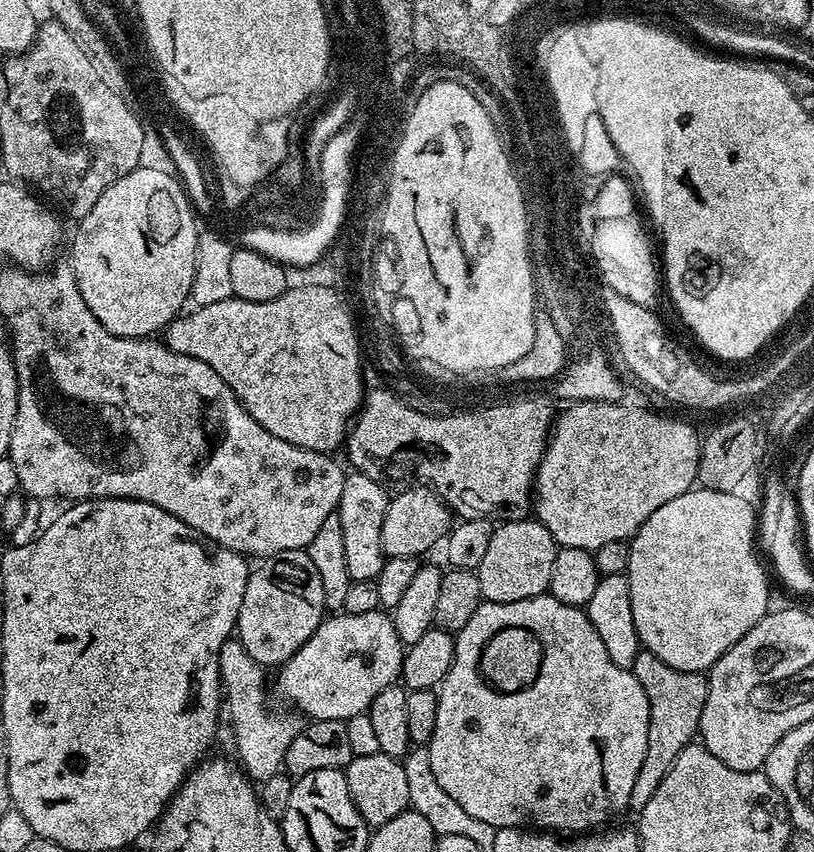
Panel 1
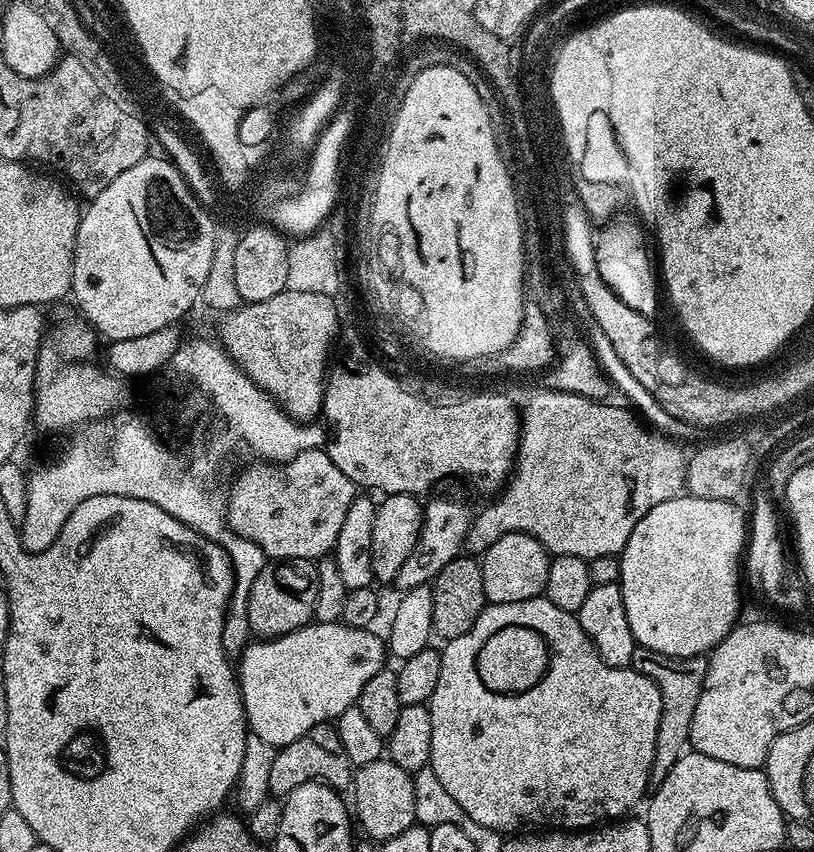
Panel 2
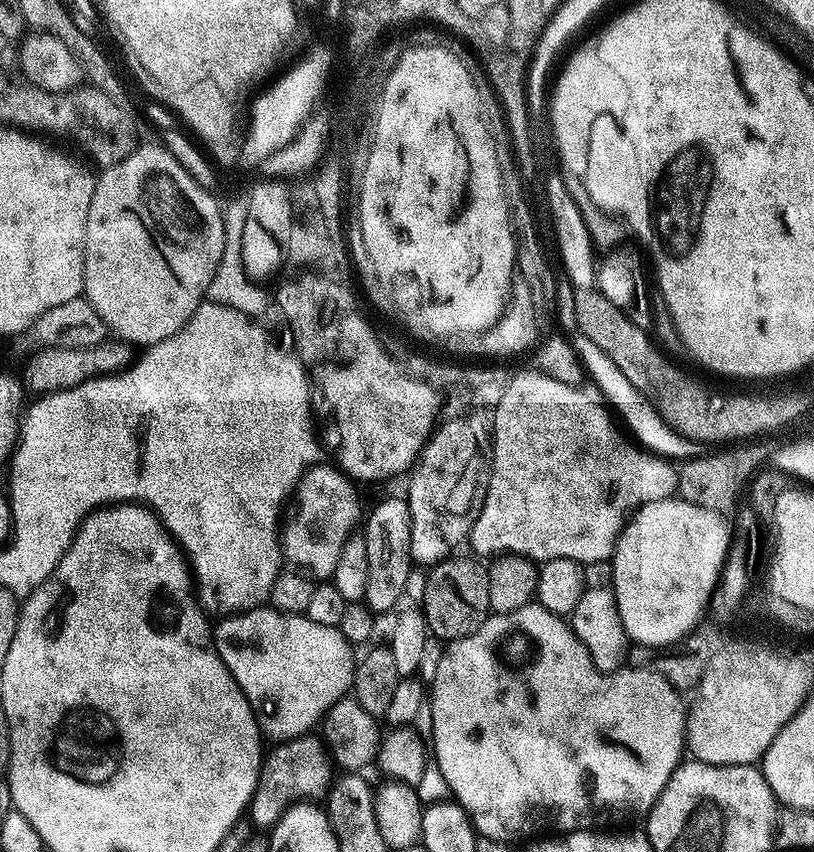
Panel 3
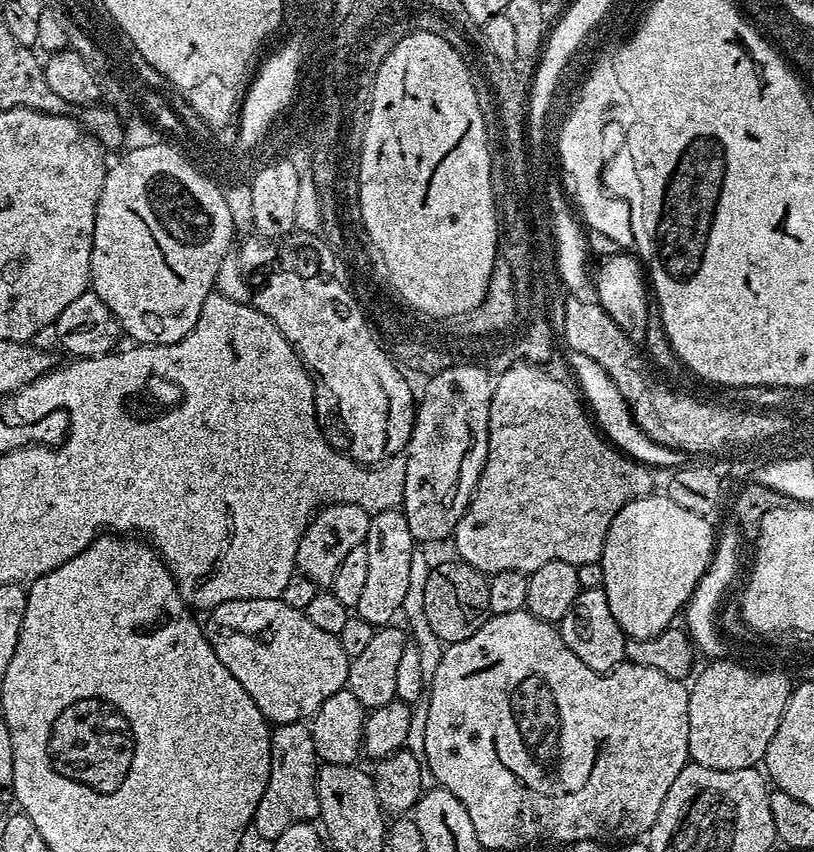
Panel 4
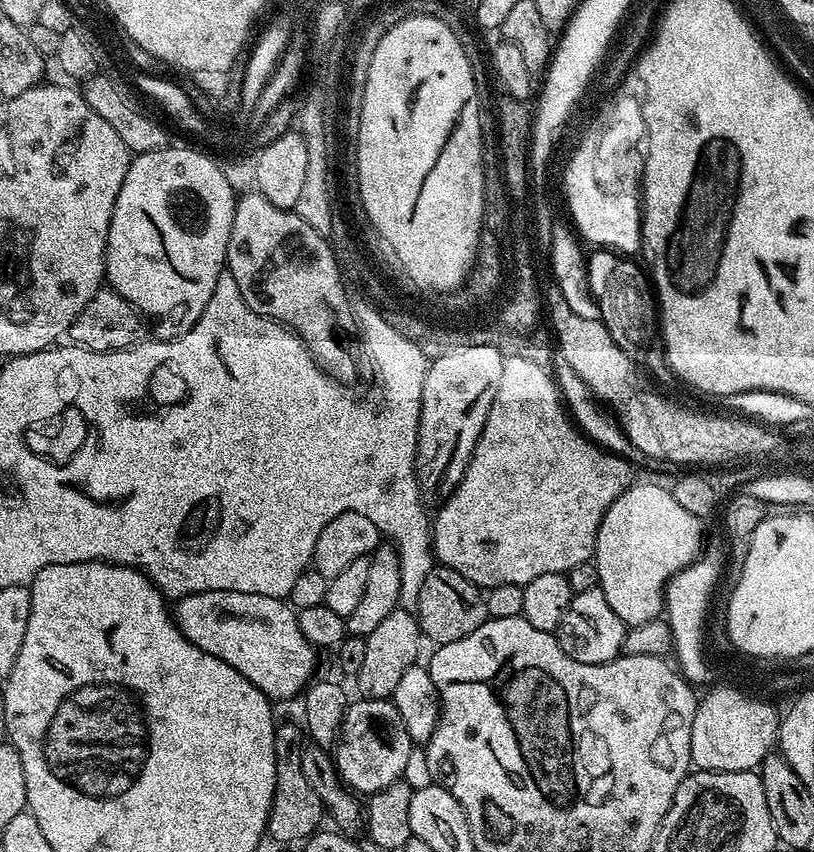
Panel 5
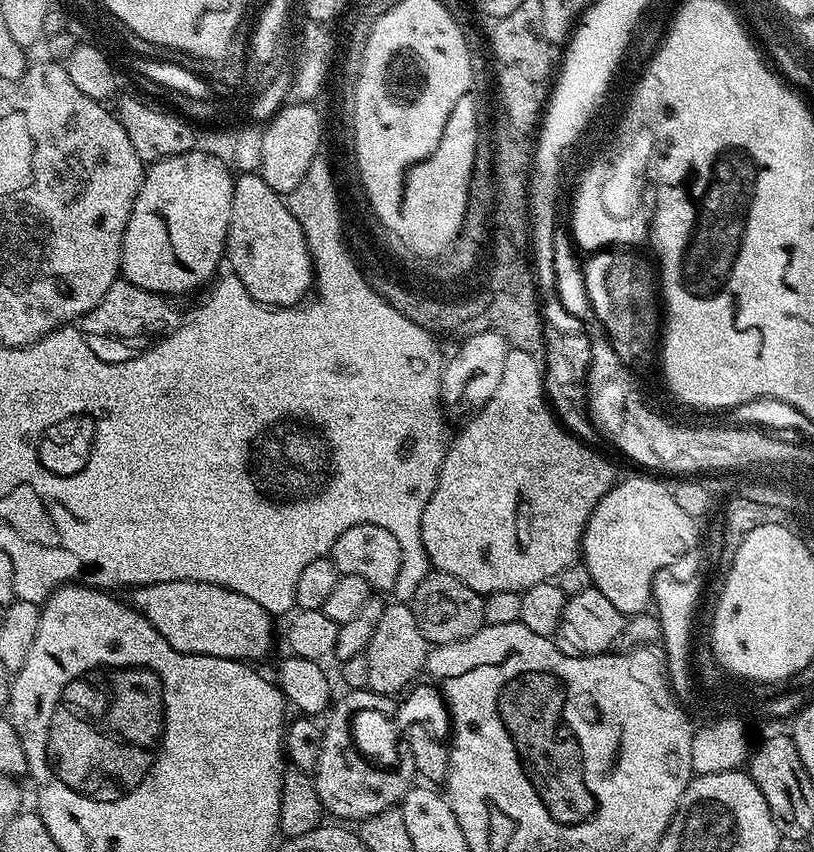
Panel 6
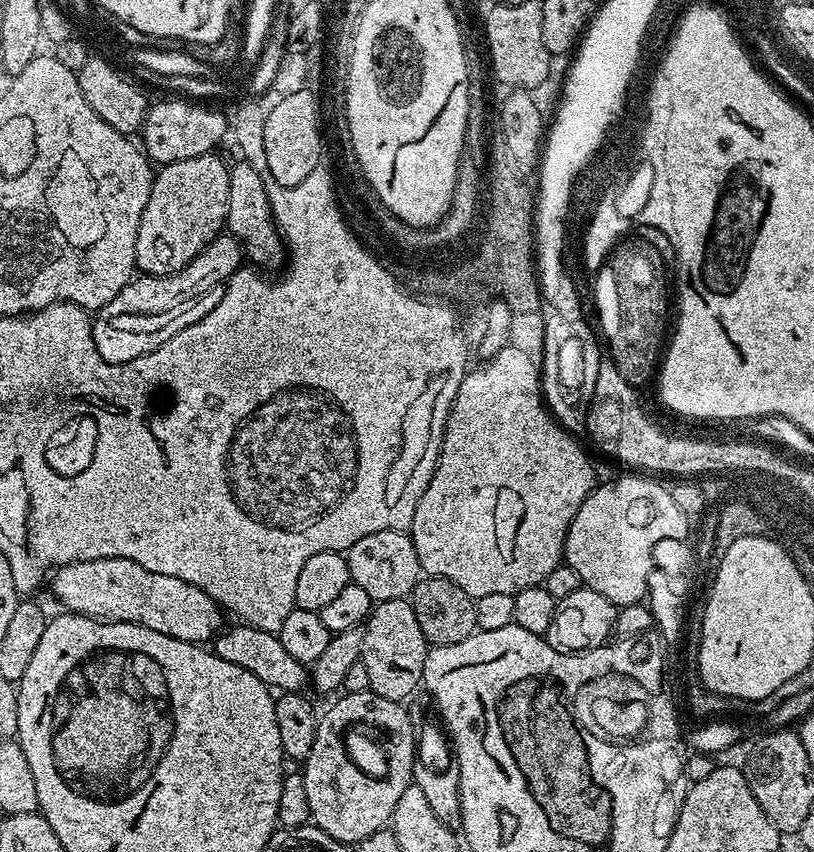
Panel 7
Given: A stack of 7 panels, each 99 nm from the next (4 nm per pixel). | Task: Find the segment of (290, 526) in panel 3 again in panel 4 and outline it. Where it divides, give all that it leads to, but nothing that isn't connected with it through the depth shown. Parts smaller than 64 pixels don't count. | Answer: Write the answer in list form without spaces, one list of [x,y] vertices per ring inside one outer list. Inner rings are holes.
[[[326,504],[313,515],[308,529],[298,542],[296,566],[299,575],[313,580],[318,586],[331,586],[334,574],[338,574],[338,566],[346,559],[346,554],[354,550],[354,546],[363,544],[368,536],[372,516],[357,504]]]

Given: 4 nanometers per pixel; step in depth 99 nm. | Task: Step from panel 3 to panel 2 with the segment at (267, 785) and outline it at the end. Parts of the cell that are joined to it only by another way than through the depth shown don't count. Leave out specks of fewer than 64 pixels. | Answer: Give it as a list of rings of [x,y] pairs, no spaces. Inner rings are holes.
[[[331,723],[315,724],[310,726],[310,730],[306,730],[306,734],[302,734],[302,738],[294,738],[294,742],[290,742],[285,748],[276,749],[276,757],[270,765],[268,791],[273,797],[283,798],[290,795],[298,786],[311,780],[318,780],[321,784],[329,784],[331,788],[344,790],[351,785],[353,775],[354,765],[350,762],[350,758],[346,758],[346,750],[342,747],[342,738],[338,738],[335,727]]]

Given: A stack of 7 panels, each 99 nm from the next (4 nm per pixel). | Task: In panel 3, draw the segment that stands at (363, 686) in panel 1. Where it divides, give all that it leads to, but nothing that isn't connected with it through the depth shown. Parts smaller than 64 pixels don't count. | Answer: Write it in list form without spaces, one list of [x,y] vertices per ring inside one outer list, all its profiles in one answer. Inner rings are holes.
[[[261,606],[250,610],[249,612],[242,612],[235,616],[229,616],[221,619],[214,628],[214,639],[216,642],[216,649],[222,658],[222,662],[230,670],[230,674],[238,682],[238,686],[246,694],[246,698],[250,702],[252,712],[256,716],[256,721],[260,723],[261,733],[265,737],[268,736],[272,742],[283,742],[286,740],[293,740],[299,736],[309,735],[313,731],[312,728],[323,721],[325,714],[330,710],[330,706],[334,706],[334,702],[338,702],[343,696],[349,695],[352,679],[356,673],[356,665],[358,663],[357,657],[352,657],[354,646],[343,636],[339,628],[331,628],[330,626],[318,626],[318,622],[310,622],[310,618],[303,614],[285,614],[276,611],[271,606]]]

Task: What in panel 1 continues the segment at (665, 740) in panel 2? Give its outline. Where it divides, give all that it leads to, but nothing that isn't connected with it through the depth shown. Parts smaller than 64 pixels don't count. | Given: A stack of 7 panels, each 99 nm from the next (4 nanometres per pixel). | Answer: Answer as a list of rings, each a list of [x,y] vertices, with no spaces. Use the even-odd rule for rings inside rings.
[[[641,650],[638,658],[634,658],[632,673],[638,682],[642,682],[642,690],[646,690],[646,698],[650,702],[646,758],[642,762],[642,770],[638,770],[638,779],[634,781],[634,790],[630,790],[628,803],[628,808],[639,814],[646,802],[654,798],[654,790],[662,786],[662,778],[666,778],[670,766],[674,766],[678,754],[682,754],[682,750],[686,750],[686,746],[697,739],[702,722],[702,706],[706,706],[710,685],[705,673],[674,670],[674,666],[666,666],[662,658],[647,650]]]

